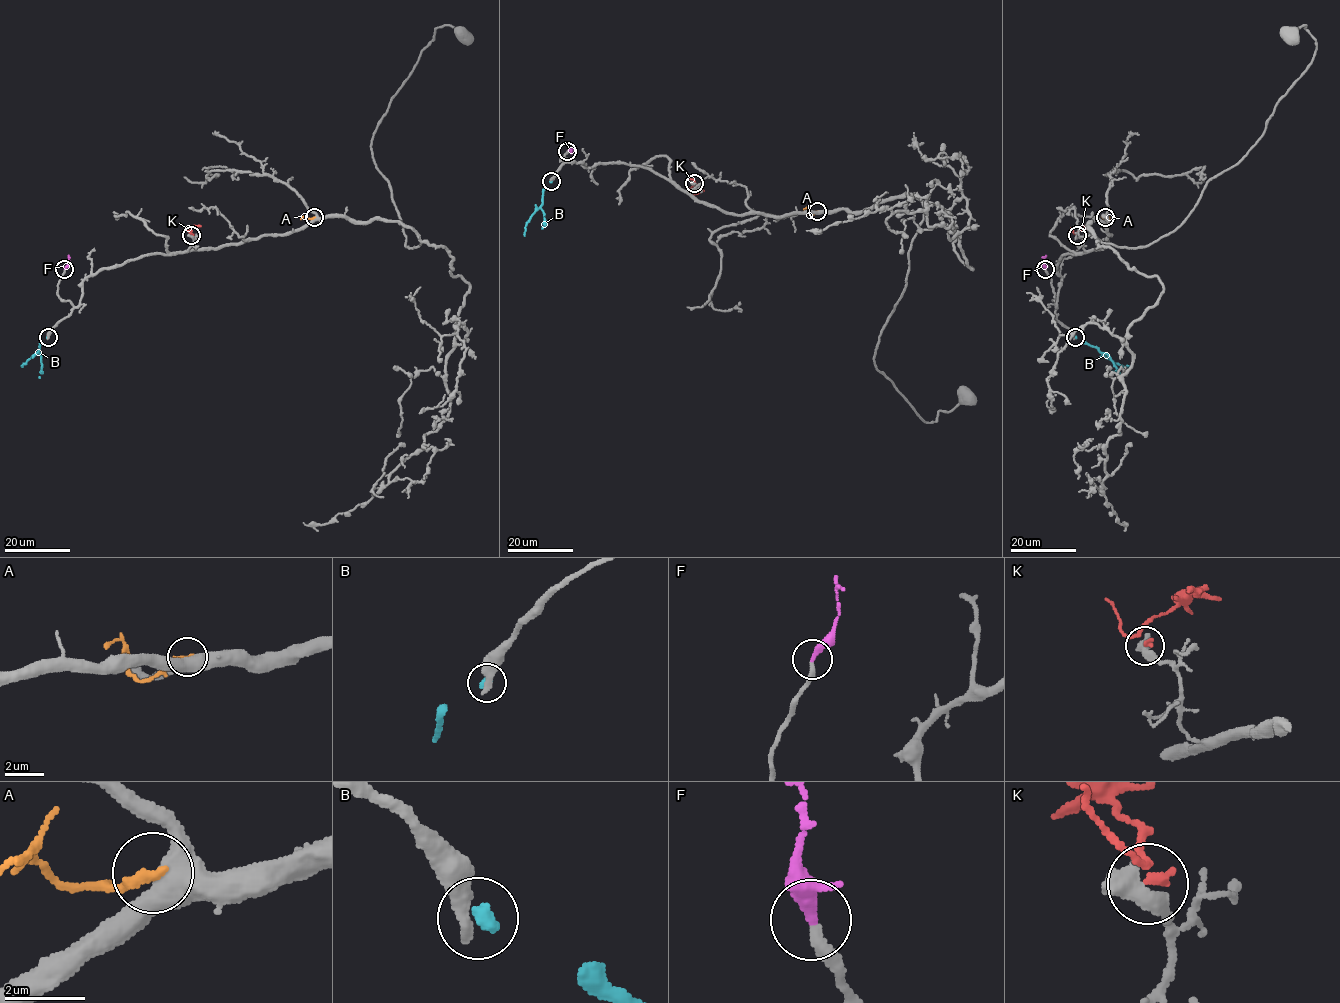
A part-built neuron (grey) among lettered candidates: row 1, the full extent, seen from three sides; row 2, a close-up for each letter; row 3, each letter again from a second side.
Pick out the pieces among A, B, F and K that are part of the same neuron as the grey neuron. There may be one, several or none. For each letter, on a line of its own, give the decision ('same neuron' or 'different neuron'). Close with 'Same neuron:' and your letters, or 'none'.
A: different neuron
B: different neuron
F: same neuron
K: different neuron
Same neuron: F

